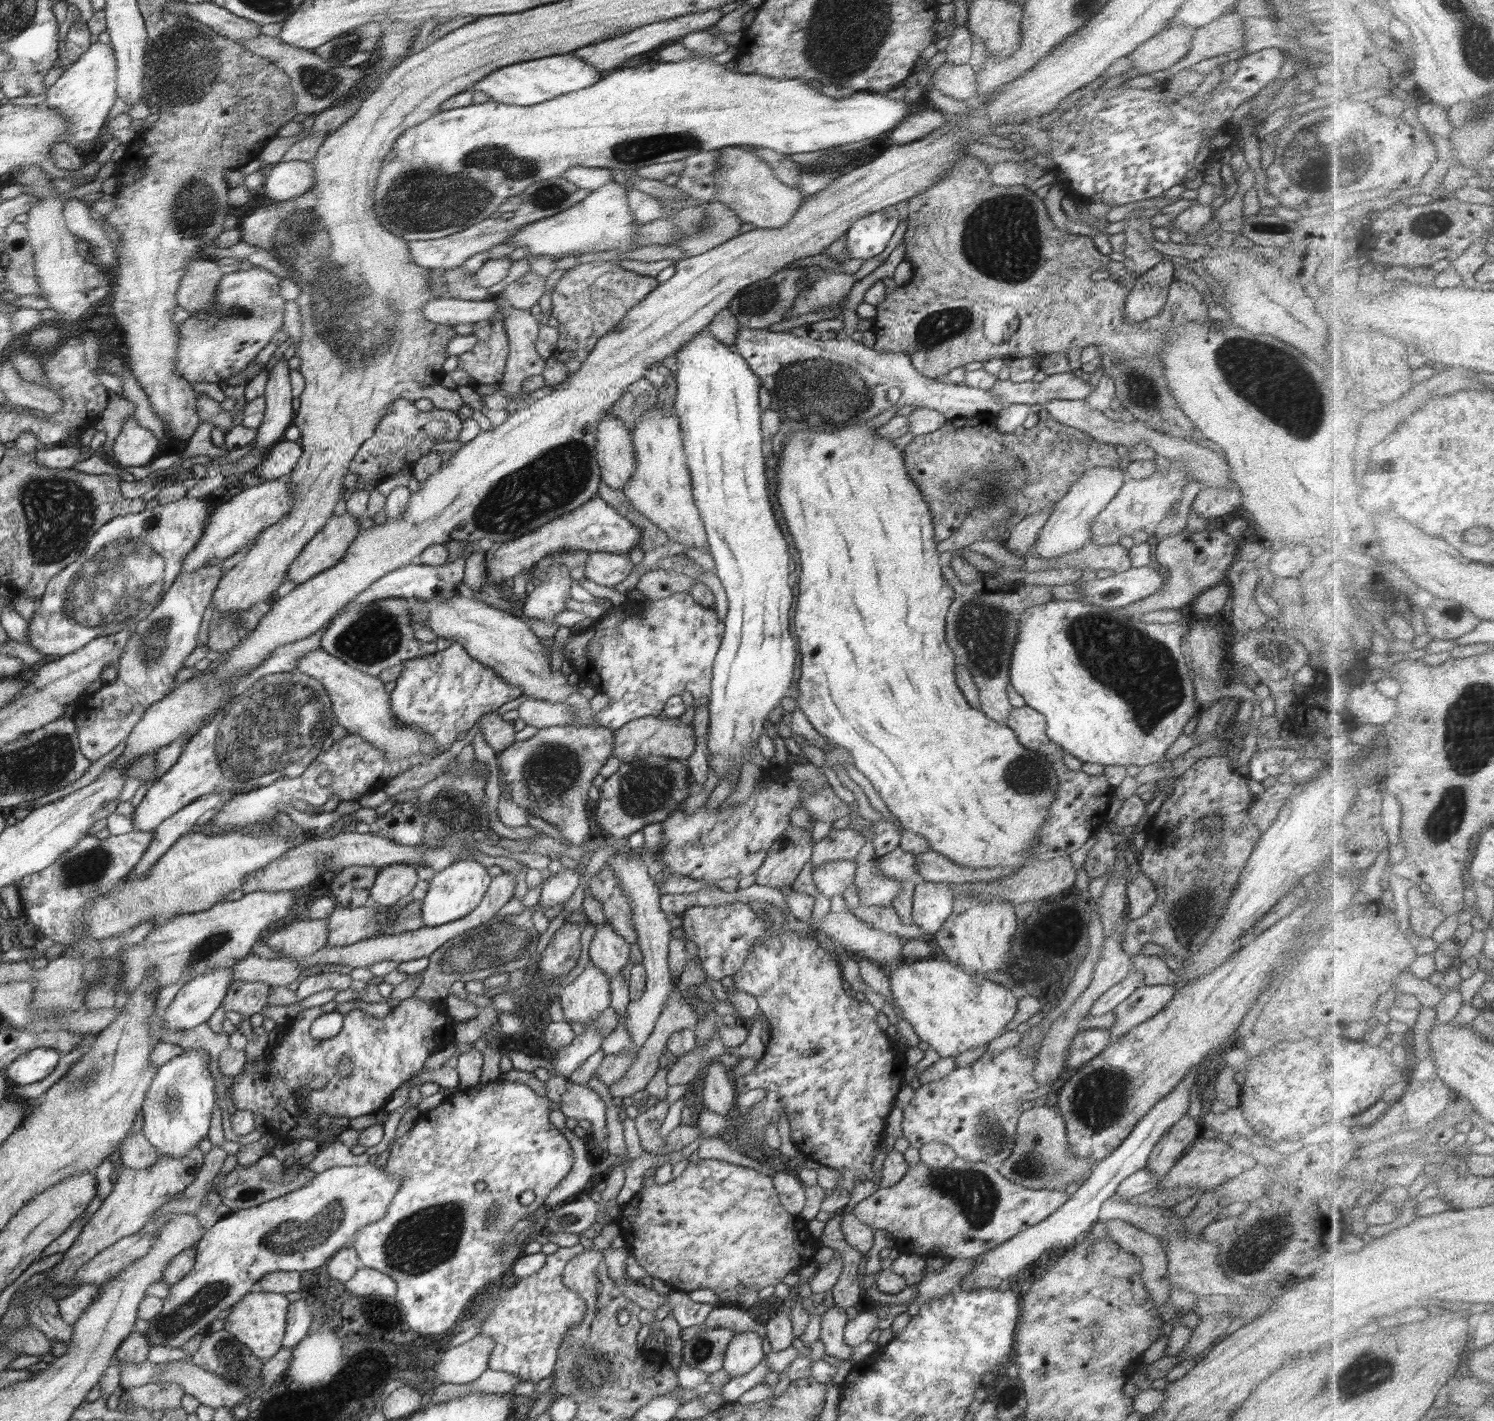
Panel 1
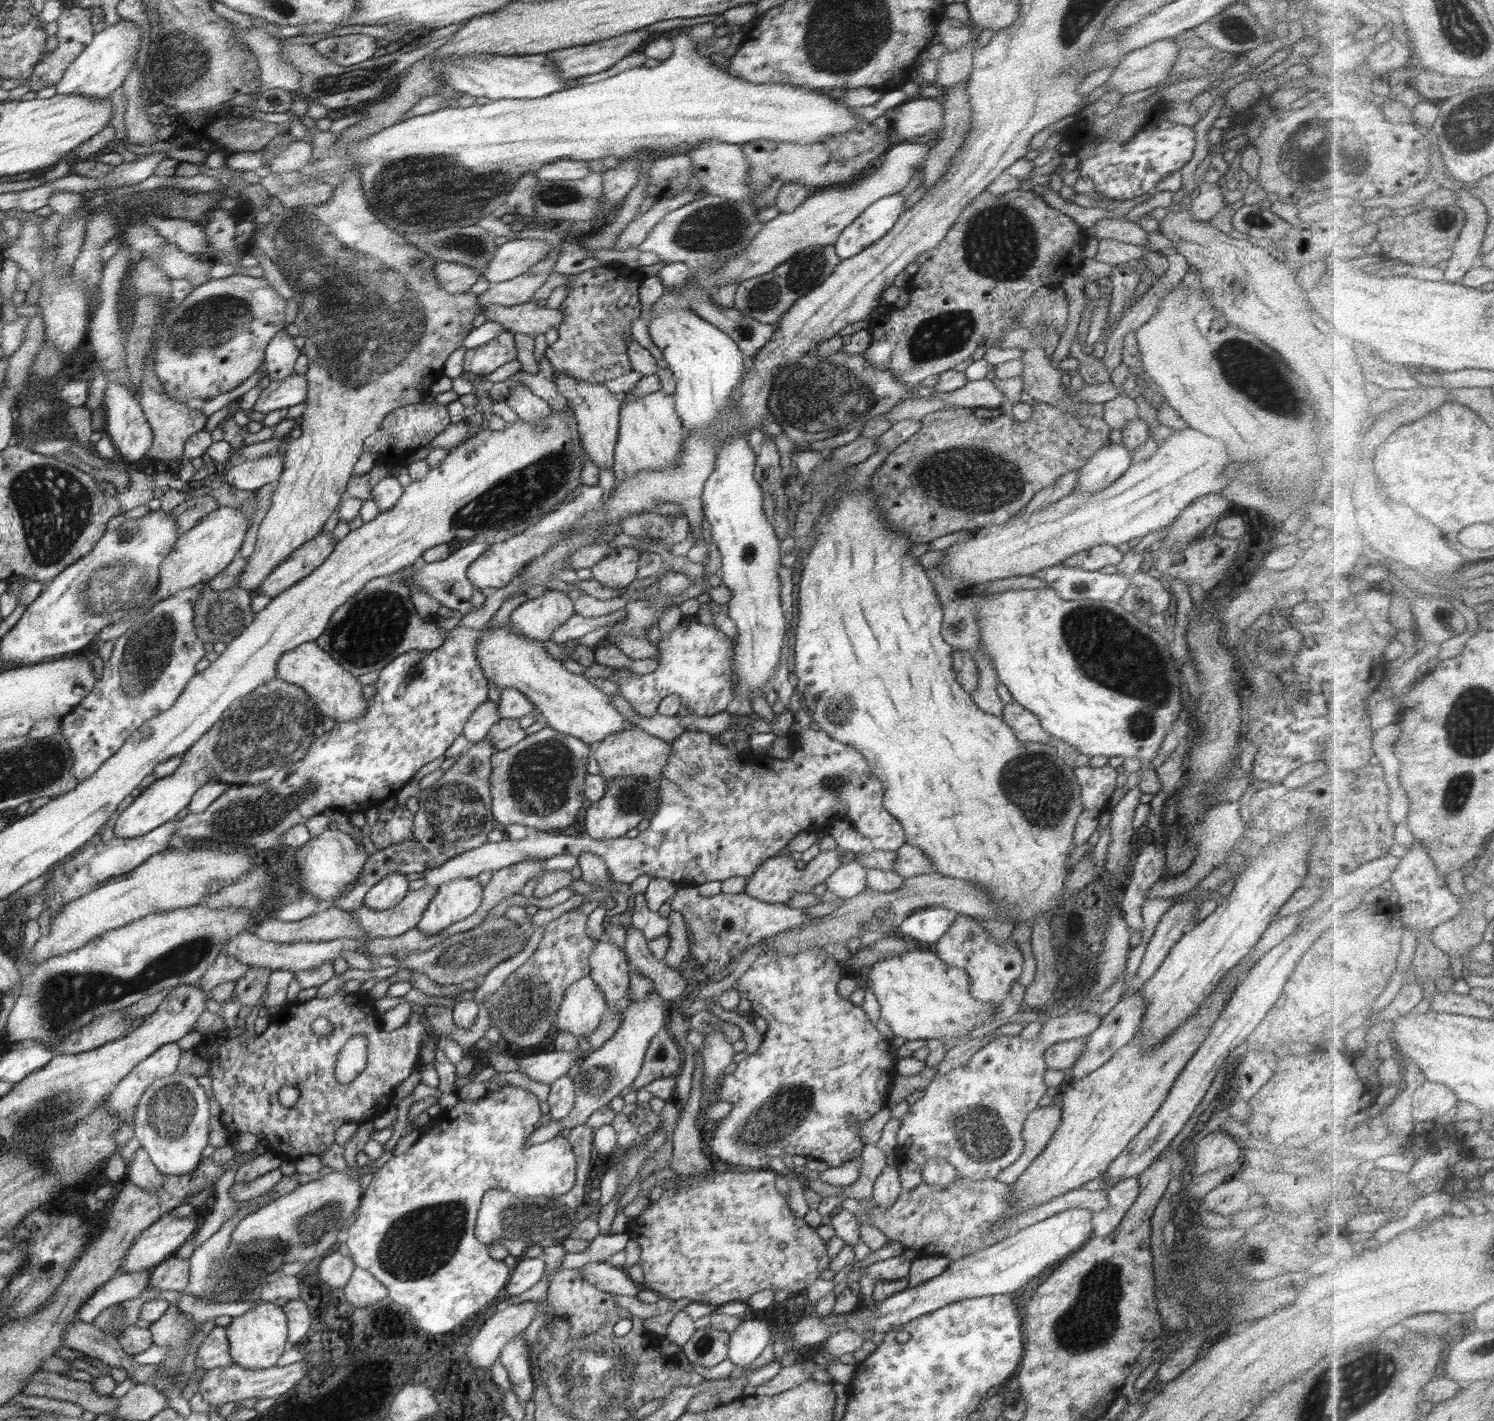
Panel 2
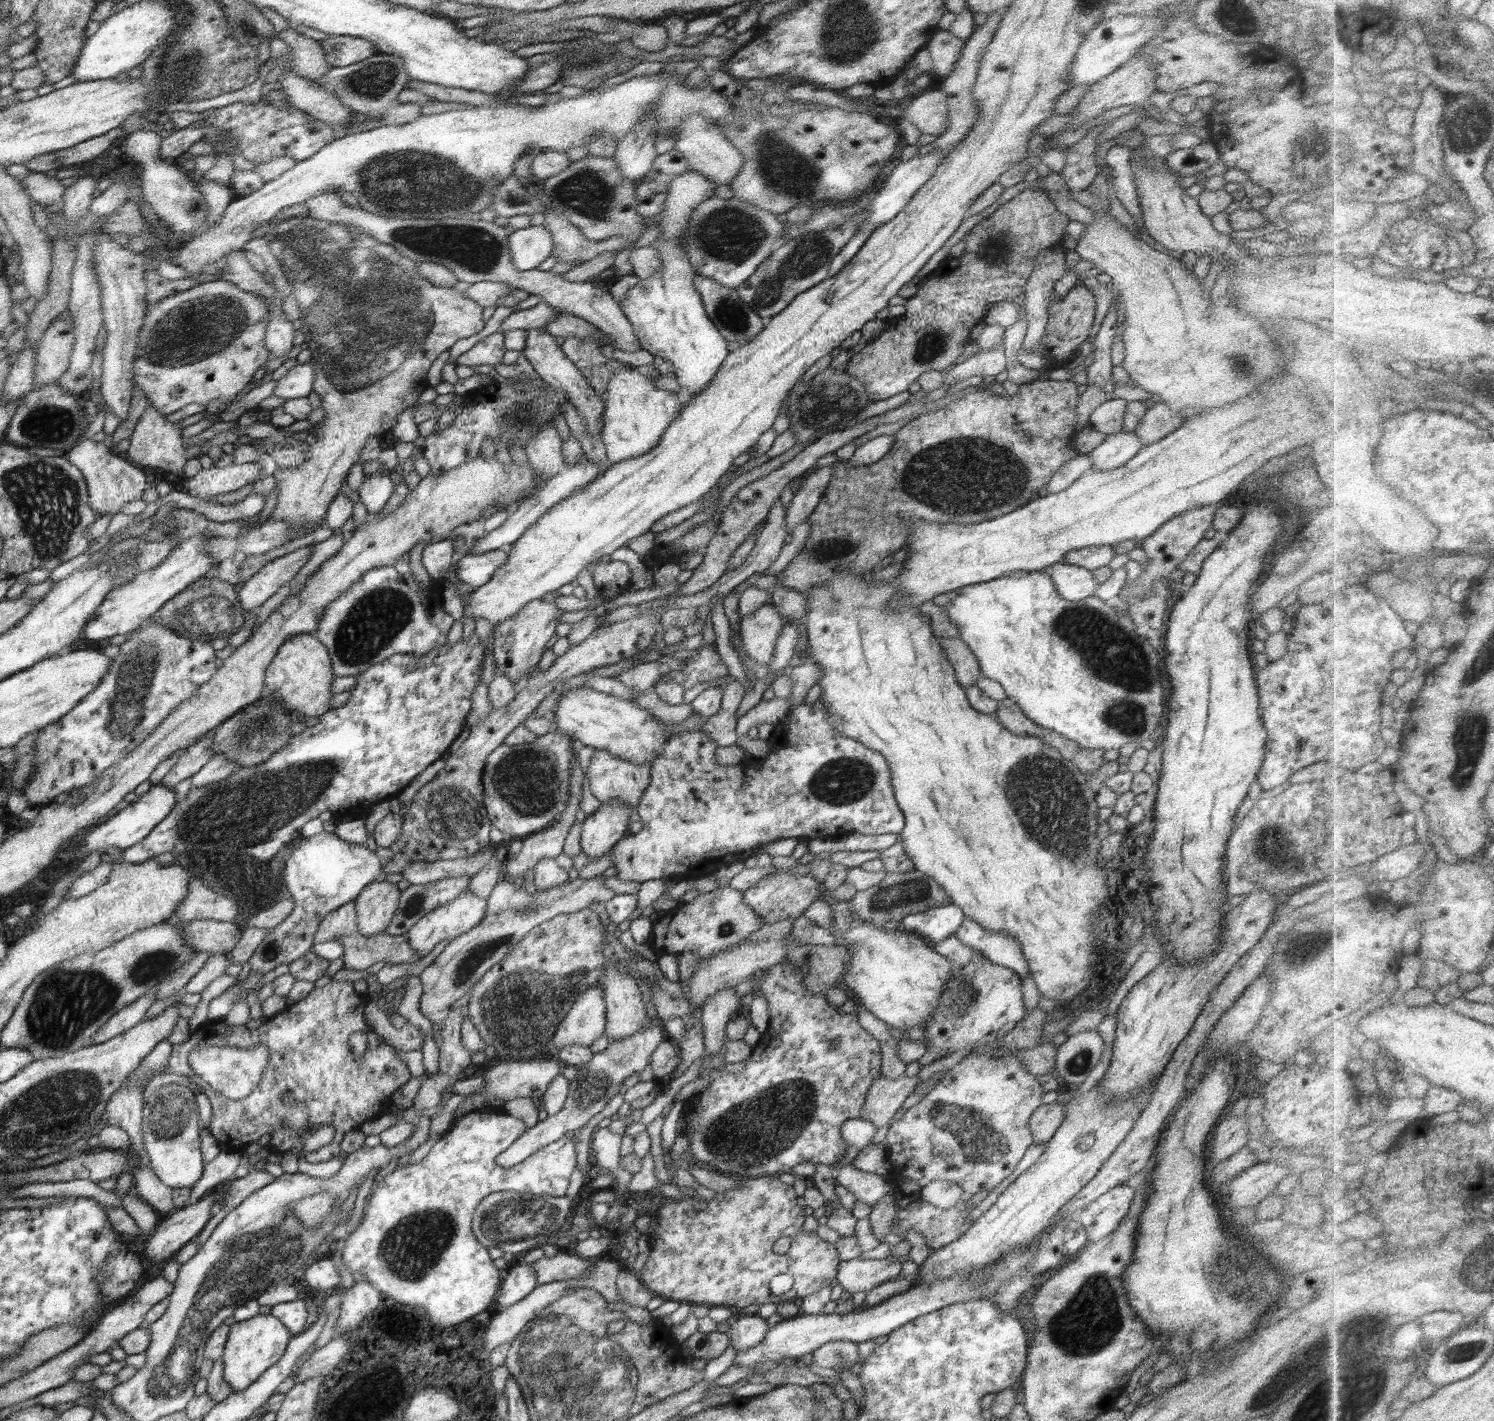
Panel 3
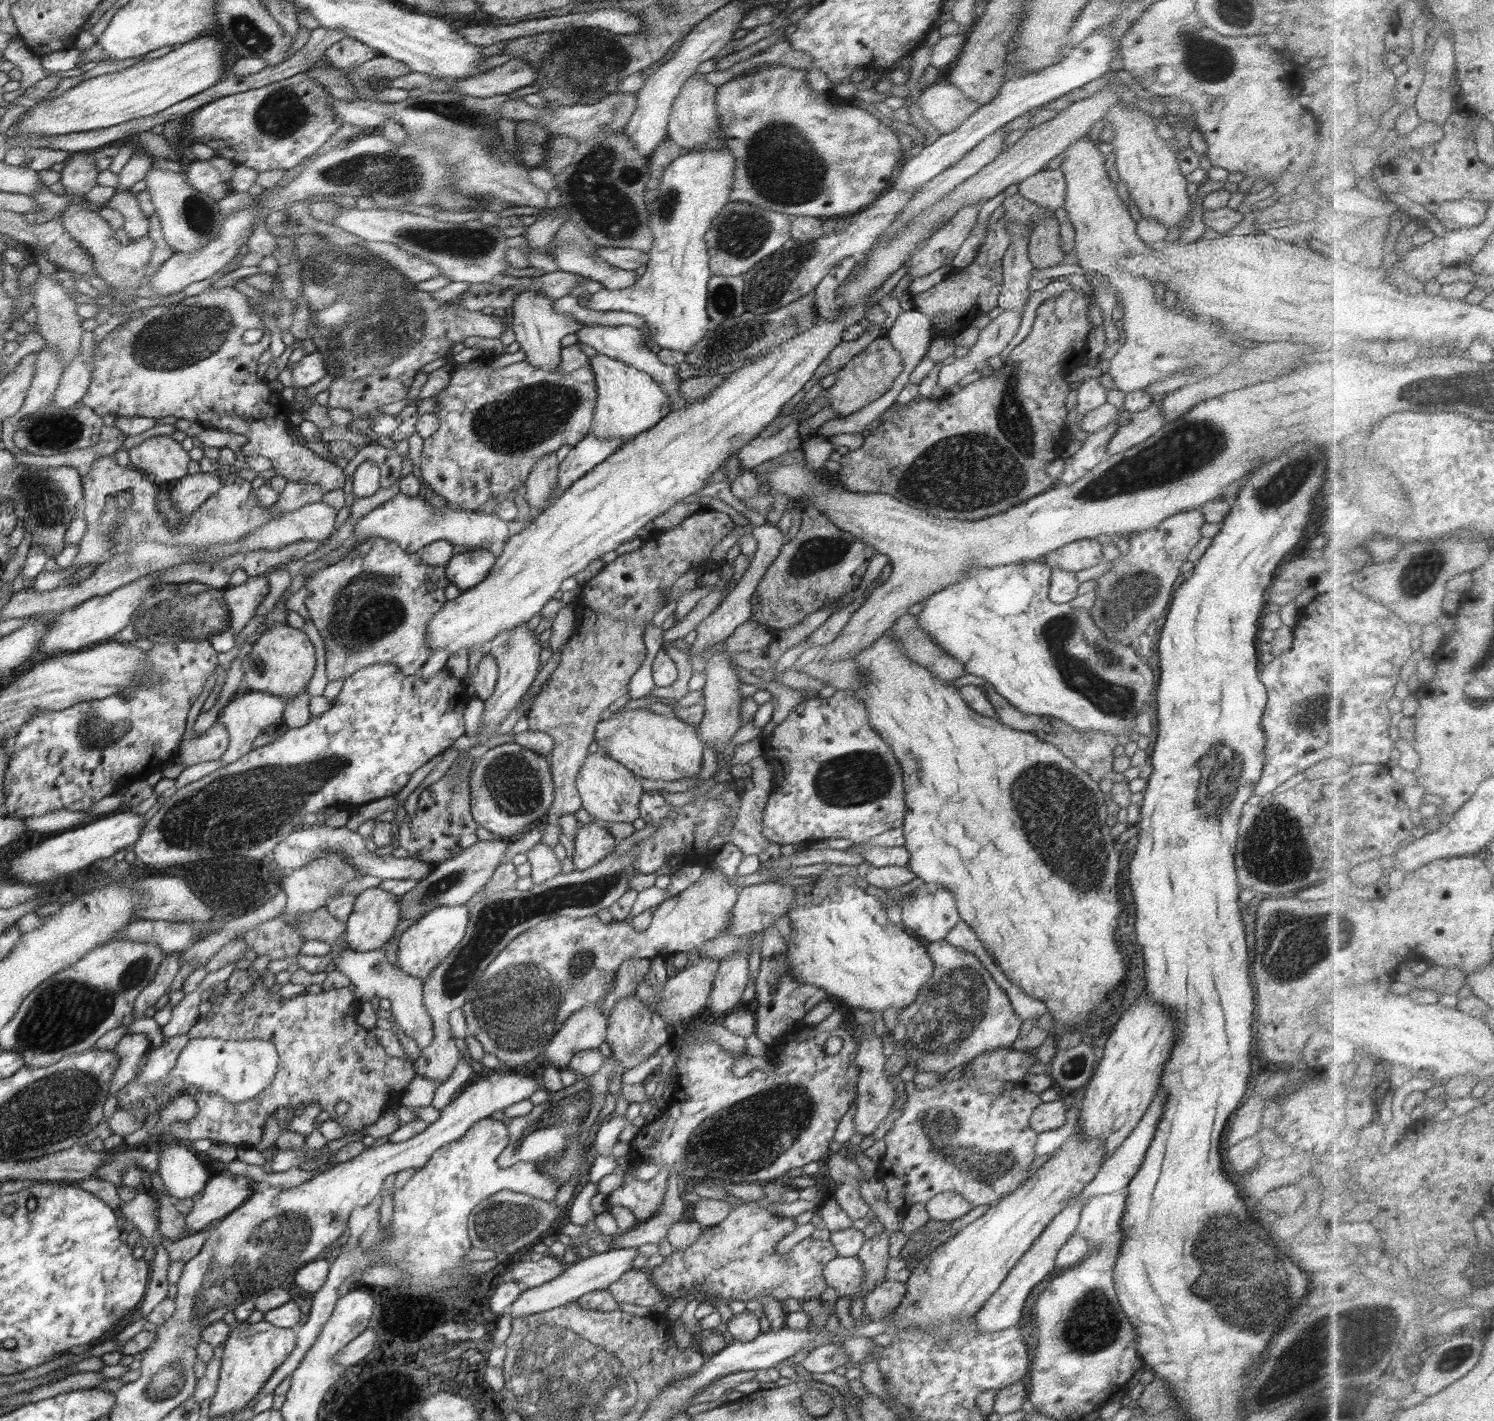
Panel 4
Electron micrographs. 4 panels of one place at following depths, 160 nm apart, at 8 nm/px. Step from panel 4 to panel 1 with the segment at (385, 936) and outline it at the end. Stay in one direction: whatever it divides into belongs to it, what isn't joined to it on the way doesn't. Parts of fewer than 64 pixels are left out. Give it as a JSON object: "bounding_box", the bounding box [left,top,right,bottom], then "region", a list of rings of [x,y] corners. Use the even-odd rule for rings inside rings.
{"bounding_box":[370,864,418,907],"region":[[[410,864],[383,866],[370,891],[371,902],[380,907],[395,906],[402,897],[411,896],[418,880],[416,867]]]}

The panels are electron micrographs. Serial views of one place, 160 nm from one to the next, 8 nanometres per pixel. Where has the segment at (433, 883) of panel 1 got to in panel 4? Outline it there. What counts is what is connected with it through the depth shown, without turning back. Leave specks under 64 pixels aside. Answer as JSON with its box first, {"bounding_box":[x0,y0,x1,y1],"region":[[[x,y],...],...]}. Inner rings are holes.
{"bounding_box":[397,906,469,981],"region":[[[441,906],[433,908],[430,913],[424,914],[416,923],[408,927],[398,940],[397,965],[414,978],[422,981],[429,977],[441,962],[453,952],[456,945],[464,938],[468,921],[469,908],[462,906]]]}

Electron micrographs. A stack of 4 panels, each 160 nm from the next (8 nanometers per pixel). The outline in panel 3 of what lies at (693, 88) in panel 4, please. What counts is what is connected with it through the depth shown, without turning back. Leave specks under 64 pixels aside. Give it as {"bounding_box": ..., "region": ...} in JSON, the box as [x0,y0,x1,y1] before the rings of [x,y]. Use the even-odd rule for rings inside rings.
{"bounding_box":[674,114,744,186],"region":[[[690,114],[690,118],[686,118],[686,122],[682,122],[681,125],[682,132],[677,136],[674,149],[687,160],[689,168],[707,176],[707,179],[714,181],[718,186],[730,184],[741,170],[744,159],[742,153],[724,137],[718,124],[710,118],[702,118],[702,114]]]}

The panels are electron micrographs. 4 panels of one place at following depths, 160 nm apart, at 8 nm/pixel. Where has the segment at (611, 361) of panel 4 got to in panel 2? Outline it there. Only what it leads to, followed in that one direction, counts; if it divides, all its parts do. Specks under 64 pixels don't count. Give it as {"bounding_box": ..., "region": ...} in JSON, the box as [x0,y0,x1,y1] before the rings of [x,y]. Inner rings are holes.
{"bounding_box":[611,389,684,480],"region":[[[662,389],[639,397],[624,395],[620,396],[618,436],[611,466],[617,480],[638,471],[675,467],[684,440],[684,426],[675,409],[674,395],[666,394]]]}

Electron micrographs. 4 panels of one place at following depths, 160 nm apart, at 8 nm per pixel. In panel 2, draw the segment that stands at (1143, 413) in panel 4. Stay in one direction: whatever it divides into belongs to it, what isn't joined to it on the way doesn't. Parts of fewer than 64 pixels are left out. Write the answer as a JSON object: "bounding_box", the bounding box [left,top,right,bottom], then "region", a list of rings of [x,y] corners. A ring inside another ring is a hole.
{"bounding_box":[1074,443,1133,494],"region":[[[1108,443],[1098,449],[1089,461],[1080,467],[1078,484],[1074,491],[1092,494],[1110,486],[1133,462],[1133,453],[1124,443]]]}

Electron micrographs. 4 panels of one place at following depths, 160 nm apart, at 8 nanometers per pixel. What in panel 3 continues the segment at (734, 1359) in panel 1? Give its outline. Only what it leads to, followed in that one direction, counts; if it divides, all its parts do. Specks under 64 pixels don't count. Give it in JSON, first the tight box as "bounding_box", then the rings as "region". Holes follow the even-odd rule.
{"bounding_box":[727,1316,768,1353],"region":[[[744,1316],[740,1320],[736,1320],[727,1330],[731,1344],[737,1353],[745,1350],[754,1349],[762,1340],[768,1330],[767,1320],[757,1316]]]}

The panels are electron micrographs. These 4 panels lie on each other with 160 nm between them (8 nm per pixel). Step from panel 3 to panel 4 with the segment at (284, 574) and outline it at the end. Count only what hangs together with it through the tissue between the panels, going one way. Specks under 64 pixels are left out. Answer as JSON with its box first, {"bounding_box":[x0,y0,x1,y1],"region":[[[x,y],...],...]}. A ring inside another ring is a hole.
{"bounding_box":[224,574,268,637],"region":[[[264,574],[249,577],[244,584],[225,588],[224,601],[230,611],[230,626],[227,630],[234,637],[255,617],[258,606],[268,596],[268,590],[268,580]]]}

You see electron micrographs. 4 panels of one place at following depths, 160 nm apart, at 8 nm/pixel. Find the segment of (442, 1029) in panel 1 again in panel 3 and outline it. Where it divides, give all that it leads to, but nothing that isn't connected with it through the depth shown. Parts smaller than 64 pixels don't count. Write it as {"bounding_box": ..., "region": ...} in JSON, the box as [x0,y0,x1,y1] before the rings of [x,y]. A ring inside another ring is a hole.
{"bounding_box":[166,981,410,1164],"region":[[[323,981],[306,998],[289,1003],[277,1015],[266,1018],[259,1028],[228,1026],[223,1021],[208,1023],[203,1030],[195,1032],[190,1041],[173,1044],[166,1068],[184,1068],[184,1076],[200,1086],[210,1099],[212,1118],[206,1130],[216,1137],[223,1149],[243,1151],[247,1145],[262,1142],[266,1134],[271,1134],[268,1148],[273,1152],[297,1150],[301,1154],[304,1134],[311,1134],[318,1126],[332,1124],[336,1127],[332,1142],[305,1155],[312,1164],[328,1162],[343,1156],[339,1144],[344,1135],[360,1128],[366,1120],[372,1120],[372,1116],[376,1119],[376,1114],[384,1115],[390,1096],[410,1080],[409,1069],[398,1059],[398,1050],[367,1026],[364,1016],[367,1003],[368,998],[358,993],[352,982]],[[358,1030],[368,1034],[368,1050],[362,1056],[356,1056],[348,1044],[350,1035]],[[253,1045],[268,1048],[269,1067],[257,1090],[240,1101],[226,1099],[222,1093],[214,1091],[188,1065],[188,1054],[198,1046],[248,1050]],[[286,1092],[292,1094],[290,1104],[284,1102]]]}

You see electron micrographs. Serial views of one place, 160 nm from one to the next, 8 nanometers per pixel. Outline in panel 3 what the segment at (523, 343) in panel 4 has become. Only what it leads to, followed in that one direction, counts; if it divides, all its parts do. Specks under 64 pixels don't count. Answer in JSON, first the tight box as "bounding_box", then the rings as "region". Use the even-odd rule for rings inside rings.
{"bounding_box":[522,329,605,440],"region":[[[526,329],[526,341],[522,355],[528,359],[532,368],[541,376],[542,380],[547,382],[551,387],[554,387],[558,392],[566,394],[564,396],[569,400],[570,404],[574,405],[580,416],[587,424],[588,434],[594,435],[601,440],[601,432],[603,429],[603,416],[605,409],[604,394],[596,394],[593,386],[586,380],[586,377],[578,370],[561,350],[561,346],[556,343],[556,337],[551,335],[544,329]]]}

